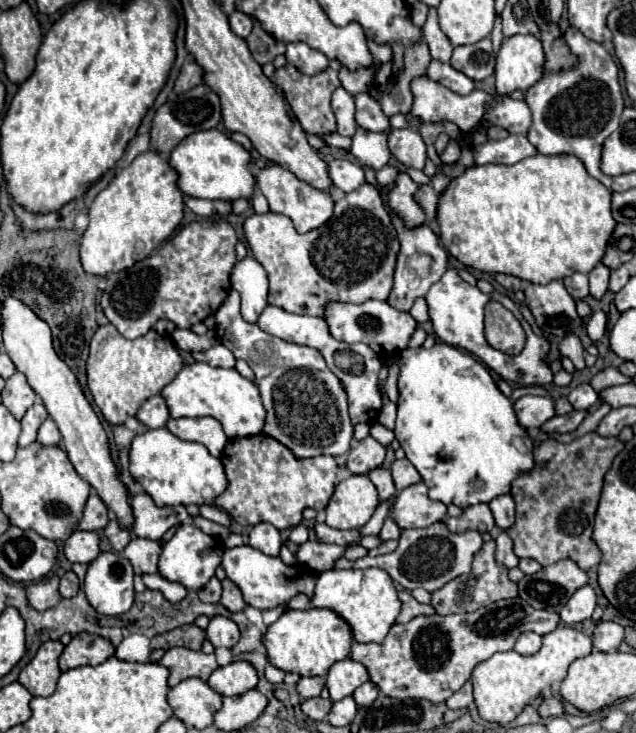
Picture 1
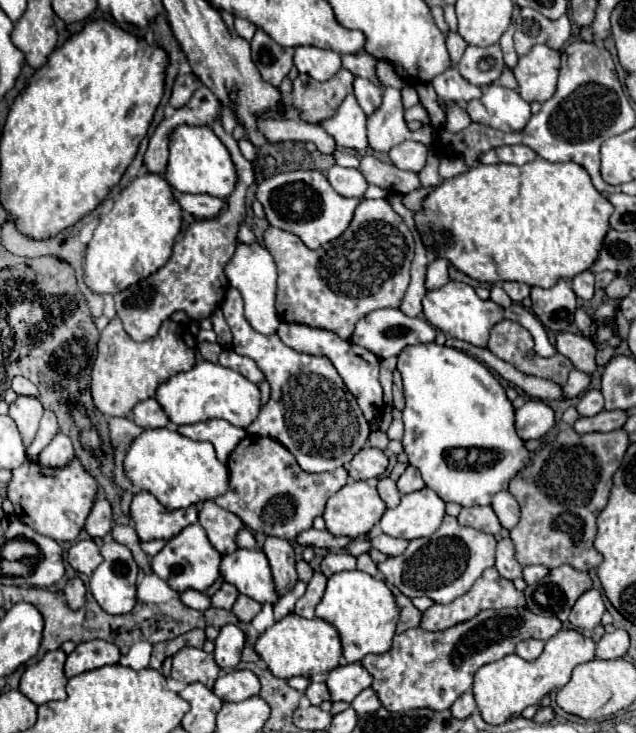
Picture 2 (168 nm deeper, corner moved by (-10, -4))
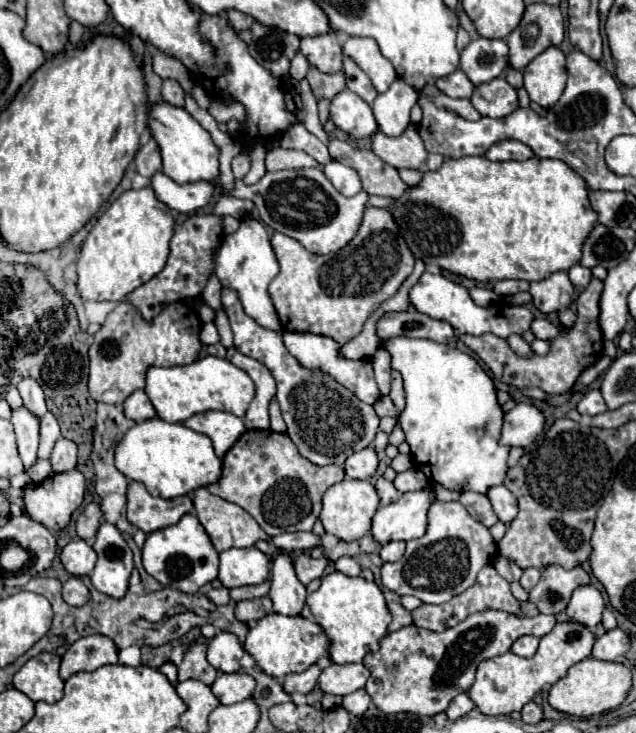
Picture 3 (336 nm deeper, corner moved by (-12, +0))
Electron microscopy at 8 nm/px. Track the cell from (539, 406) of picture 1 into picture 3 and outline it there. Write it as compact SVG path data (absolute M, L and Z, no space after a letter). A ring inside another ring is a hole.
M516 404L510 412L504 414L502 424L502 446L530 446L536 436L544 430L544 414L532 404Z

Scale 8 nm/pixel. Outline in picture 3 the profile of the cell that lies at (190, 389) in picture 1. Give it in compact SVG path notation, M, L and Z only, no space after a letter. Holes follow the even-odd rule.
M204 356L188 366L170 366L170 368L150 366L146 372L144 392L148 394L158 418L166 422L184 422L196 412L206 412L206 410L224 410L242 418L244 412L248 410L248 404L252 402L254 384L244 370L236 368L226 358Z

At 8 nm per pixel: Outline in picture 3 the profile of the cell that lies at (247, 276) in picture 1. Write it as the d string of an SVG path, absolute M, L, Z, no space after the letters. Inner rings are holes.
M246 216L240 220L240 228L234 234L224 236L220 250L216 254L216 276L220 278L220 284L224 288L230 288L238 294L242 308L248 316L252 316L260 326L270 330L282 330L274 304L268 296L268 284L278 274L278 260L274 256L274 250L270 246L270 236L266 228L252 216Z

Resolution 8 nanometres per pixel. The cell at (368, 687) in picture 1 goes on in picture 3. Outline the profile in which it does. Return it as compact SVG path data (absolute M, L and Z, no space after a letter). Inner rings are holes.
M364 688L356 690L352 694L346 694L342 698L342 708L348 710L350 714L354 714L354 716L364 714L368 710L368 706L370 706L370 696L368 696L368 692Z

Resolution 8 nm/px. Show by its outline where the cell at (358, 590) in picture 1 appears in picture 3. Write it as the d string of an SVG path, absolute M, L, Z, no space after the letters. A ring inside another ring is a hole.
M342 572L324 576L322 586L316 592L308 594L306 604L310 606L314 622L322 626L330 640L328 656L334 664L362 662L368 652L376 652L378 642L388 634L388 624L392 620L384 594L374 582L368 582L362 576L350 578Z

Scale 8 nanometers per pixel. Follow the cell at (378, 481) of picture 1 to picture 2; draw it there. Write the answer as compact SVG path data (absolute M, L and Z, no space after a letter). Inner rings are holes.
M382 476L378 480L378 492L380 492L380 498L386 502L388 508L396 508L400 504L402 494L400 494L396 482L390 476Z

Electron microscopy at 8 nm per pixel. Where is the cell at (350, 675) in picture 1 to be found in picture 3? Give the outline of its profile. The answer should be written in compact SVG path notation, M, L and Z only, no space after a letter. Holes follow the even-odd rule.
M330 664L328 668L322 670L318 678L318 686L326 694L336 694L336 696L346 696L350 692L356 692L364 688L370 672L364 664Z

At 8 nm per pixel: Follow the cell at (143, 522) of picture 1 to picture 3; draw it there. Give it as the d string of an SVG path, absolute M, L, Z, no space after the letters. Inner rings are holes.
M142 482L128 484L128 520L144 532L172 526L192 510L194 504L190 496L176 496L170 500L154 498Z

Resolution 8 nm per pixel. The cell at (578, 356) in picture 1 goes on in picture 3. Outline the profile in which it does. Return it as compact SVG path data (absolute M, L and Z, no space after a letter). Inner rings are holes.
M534 318L534 322L530 324L530 330L532 330L532 334L534 334L536 338L540 338L540 340L550 340L552 336L560 334L560 328L558 328L556 324L548 322L546 318Z

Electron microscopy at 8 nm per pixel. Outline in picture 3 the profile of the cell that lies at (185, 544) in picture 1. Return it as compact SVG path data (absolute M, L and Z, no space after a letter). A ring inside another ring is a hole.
M184 514L176 524L146 534L142 546L144 570L154 576L162 586L170 586L182 592L198 592L218 576L218 552L212 548L208 534L200 528L200 522L192 514Z

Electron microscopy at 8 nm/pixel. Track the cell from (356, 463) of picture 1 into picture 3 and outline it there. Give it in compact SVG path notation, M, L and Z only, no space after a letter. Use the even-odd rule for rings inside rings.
M372 446L348 456L346 466L344 466L348 478L360 478L360 480L374 476L376 468L378 468L378 456Z

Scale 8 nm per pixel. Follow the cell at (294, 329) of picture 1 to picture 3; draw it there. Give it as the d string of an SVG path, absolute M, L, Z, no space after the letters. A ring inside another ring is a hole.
M284 332L284 344L286 344L288 352L304 368L314 370L314 372L320 370L320 372L328 374L330 378L334 378L336 382L340 382L344 388L348 388L350 392L354 392L362 402L374 404L380 398L380 390L376 386L374 372L372 372L372 362L368 358L362 358L362 360L344 360L344 358L338 356L340 344L336 344L328 336L318 336L318 334L310 334L310 332Z

